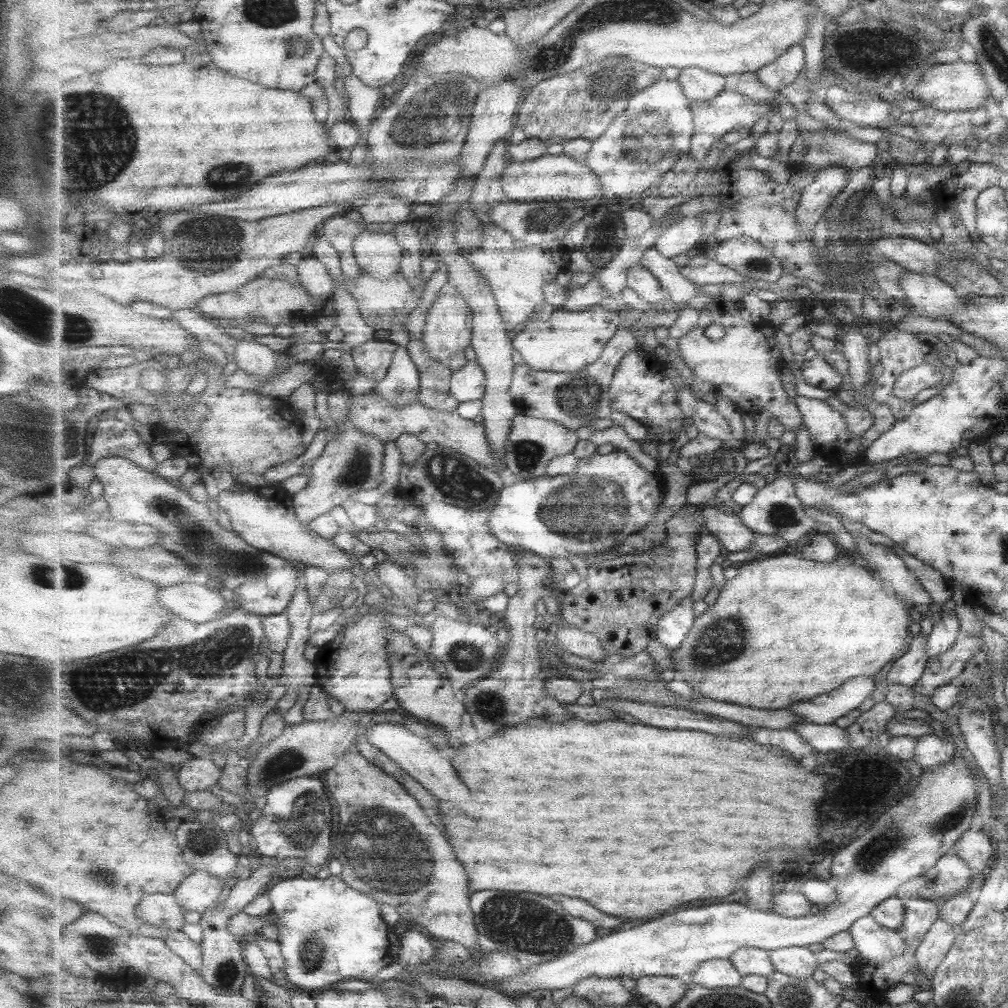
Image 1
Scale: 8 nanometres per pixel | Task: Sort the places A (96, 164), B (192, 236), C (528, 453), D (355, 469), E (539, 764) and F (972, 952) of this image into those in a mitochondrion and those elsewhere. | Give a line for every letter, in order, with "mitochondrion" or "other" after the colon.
A: mitochondrion
B: mitochondrion
C: mitochondrion
D: mitochondrion
E: other
F: other

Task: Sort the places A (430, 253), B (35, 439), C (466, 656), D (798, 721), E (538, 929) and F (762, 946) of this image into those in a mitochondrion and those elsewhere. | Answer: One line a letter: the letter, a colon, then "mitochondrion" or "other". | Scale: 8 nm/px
A: other
B: mitochondrion
C: mitochondrion
D: other
E: mitochondrion
F: other

